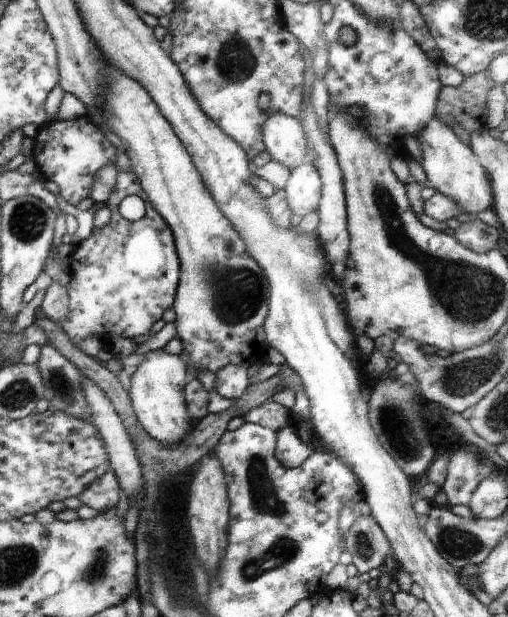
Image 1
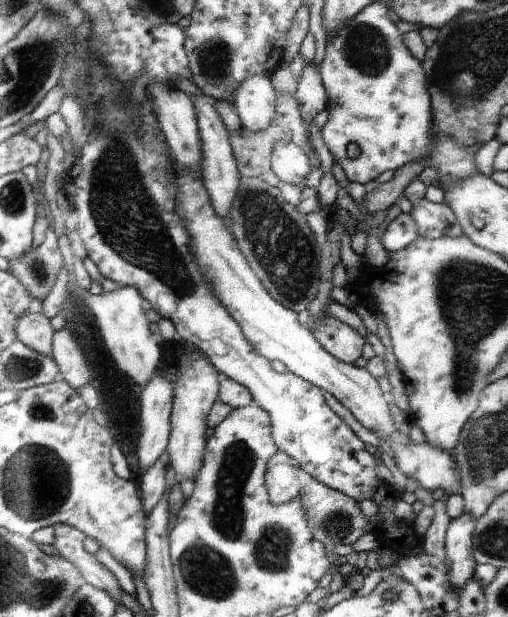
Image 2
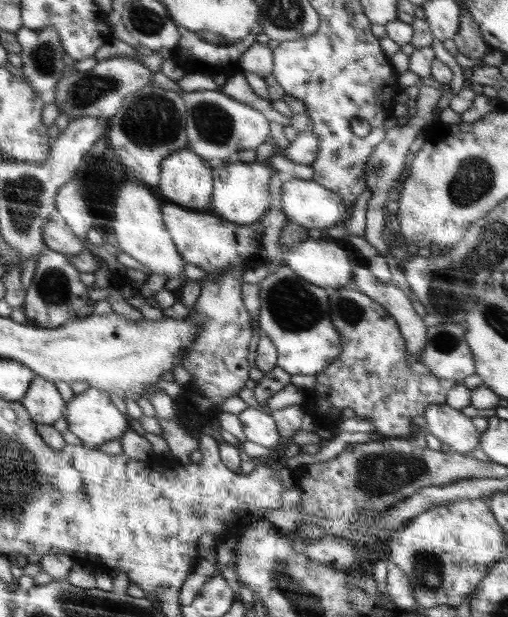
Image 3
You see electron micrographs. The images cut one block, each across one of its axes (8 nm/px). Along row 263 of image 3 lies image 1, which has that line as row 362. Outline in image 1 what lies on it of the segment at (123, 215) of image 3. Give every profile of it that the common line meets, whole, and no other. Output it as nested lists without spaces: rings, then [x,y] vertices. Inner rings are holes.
[[[164,348],[147,353],[131,375],[129,396],[134,414],[144,430],[166,446],[180,445],[192,432],[194,422],[188,416],[184,394],[185,386],[192,377],[184,360],[179,355],[164,352]]]

